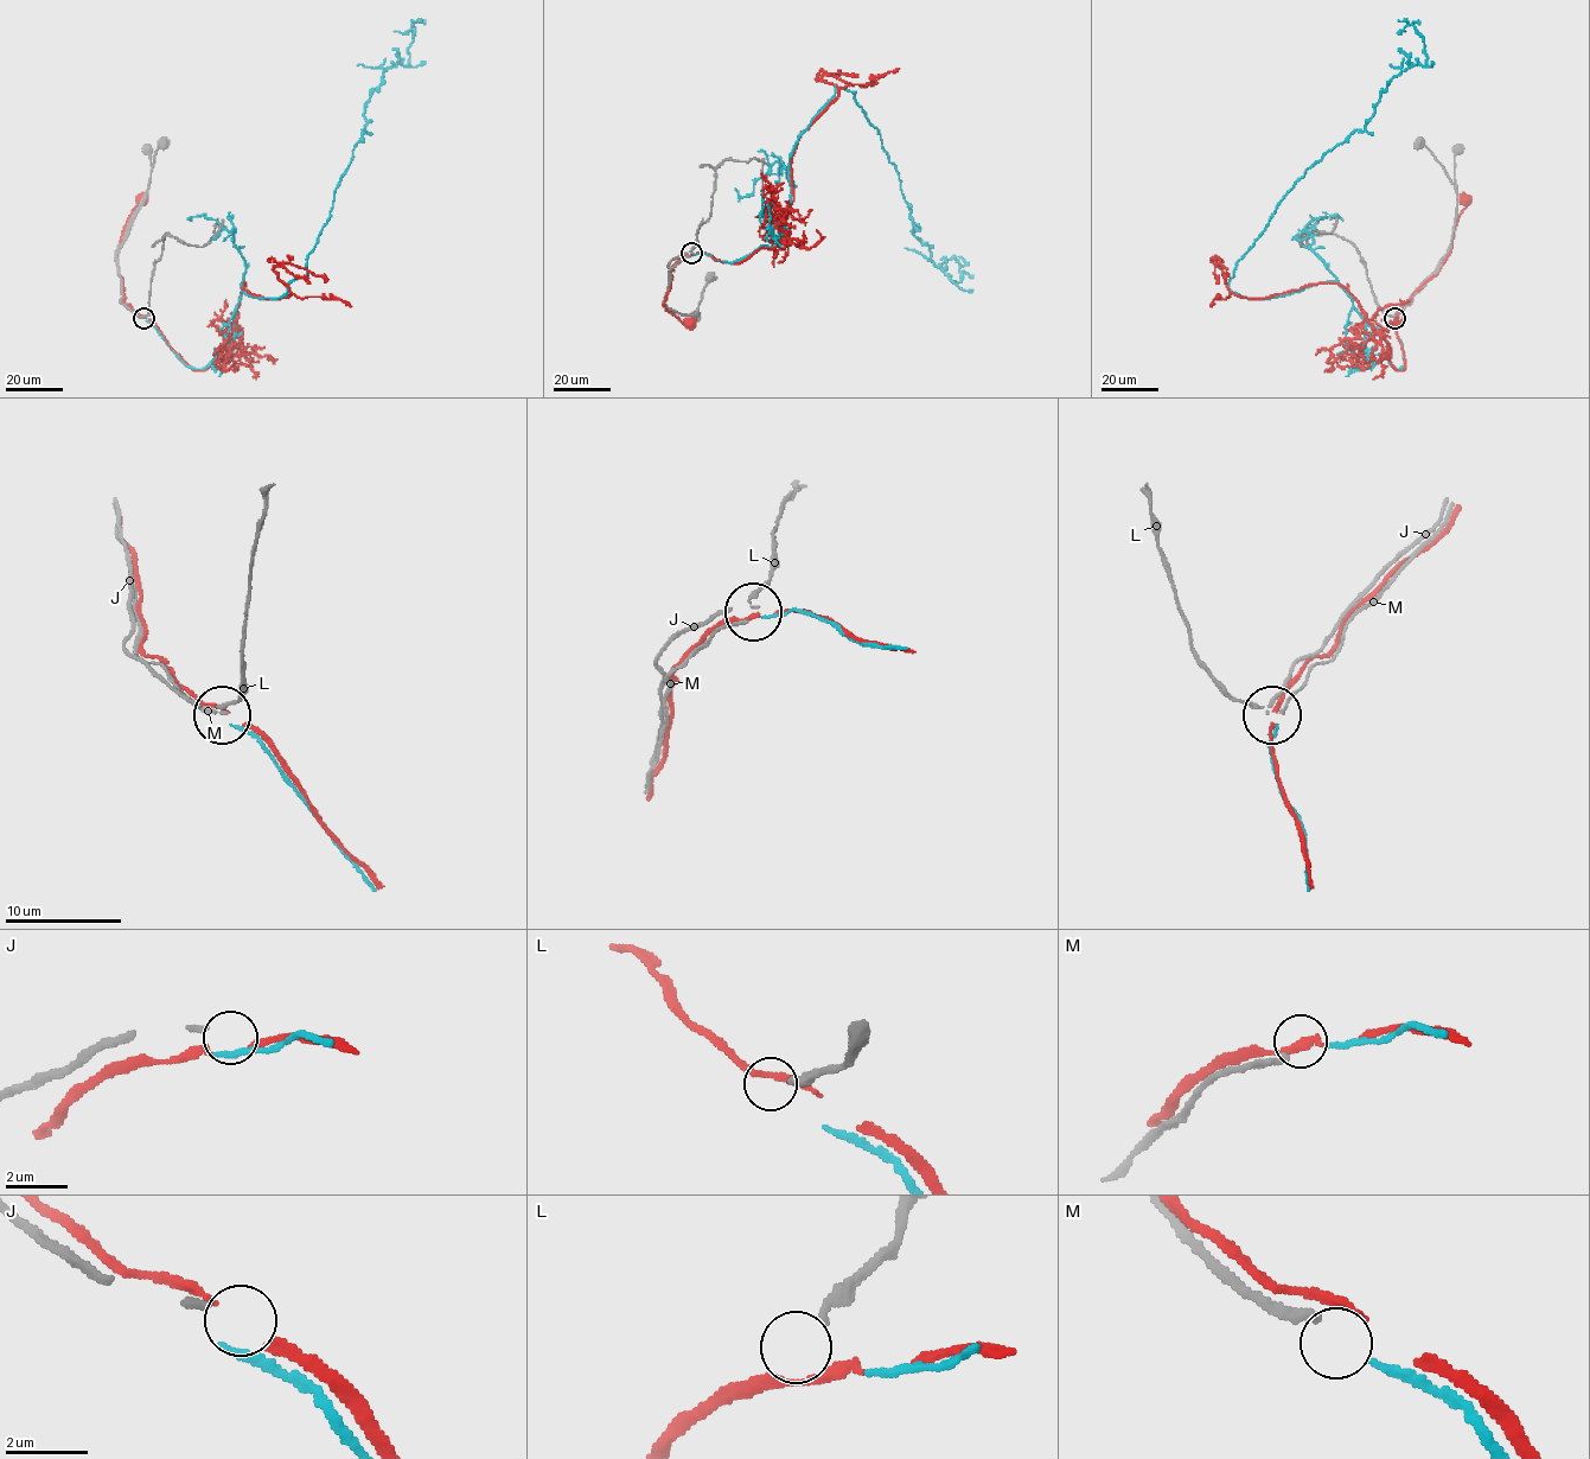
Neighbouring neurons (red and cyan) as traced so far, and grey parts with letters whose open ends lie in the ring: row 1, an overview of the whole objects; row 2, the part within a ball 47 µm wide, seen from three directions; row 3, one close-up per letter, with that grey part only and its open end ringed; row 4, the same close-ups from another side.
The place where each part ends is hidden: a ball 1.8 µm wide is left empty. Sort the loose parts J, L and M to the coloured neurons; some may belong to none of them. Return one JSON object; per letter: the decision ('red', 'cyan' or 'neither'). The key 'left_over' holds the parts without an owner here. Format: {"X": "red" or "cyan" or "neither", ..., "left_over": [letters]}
{"J": "neither", "L": "neither", "M": "cyan", "left_over": ["J", "L"]}

